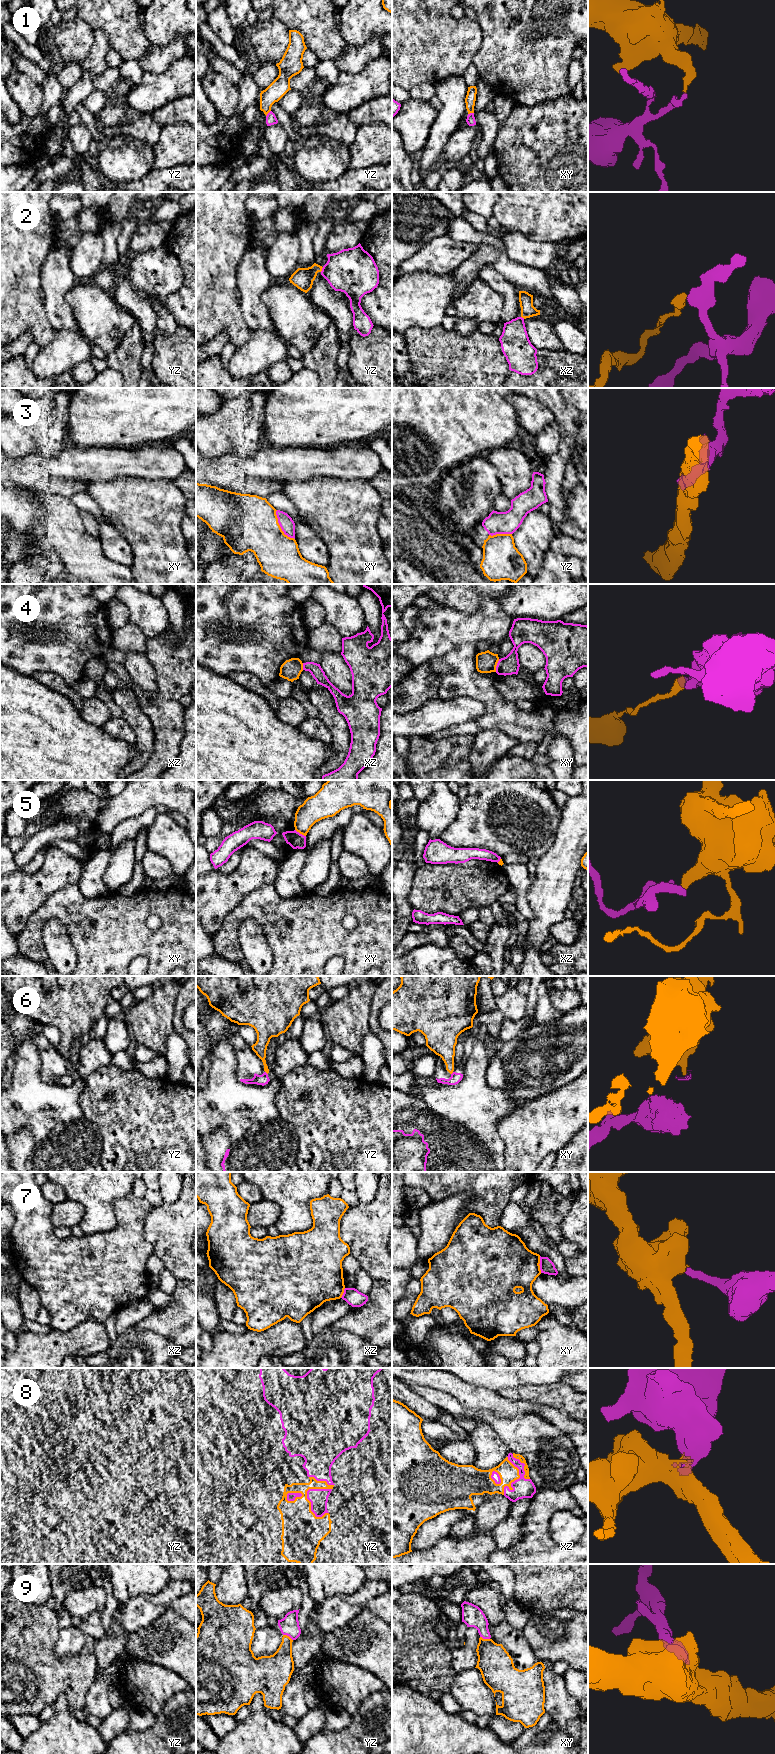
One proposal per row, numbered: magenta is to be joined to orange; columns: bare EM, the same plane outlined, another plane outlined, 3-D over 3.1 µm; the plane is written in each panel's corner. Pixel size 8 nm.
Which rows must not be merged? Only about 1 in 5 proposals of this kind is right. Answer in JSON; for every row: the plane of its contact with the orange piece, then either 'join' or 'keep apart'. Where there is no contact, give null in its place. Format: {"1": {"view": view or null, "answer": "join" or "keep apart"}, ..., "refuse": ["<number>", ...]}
{"1": {"view": "yz", "answer": "keep apart"}, "2": {"view": "yz", "answer": "keep apart"}, "3": {"view": "xy", "answer": "keep apart"}, "4": {"view": "xy", "answer": "keep apart"}, "5": {"view": "xy", "answer": "keep apart"}, "6": {"view": "yz", "answer": "keep apart"}, "7": {"view": "xy", "answer": "keep apart"}, "8": {"view": "yz", "answer": "join"}, "9": {"view": "yz", "answer": "keep apart"}, "refuse": ["1", "2", "3", "4", "5", "6", "7", "9"]}

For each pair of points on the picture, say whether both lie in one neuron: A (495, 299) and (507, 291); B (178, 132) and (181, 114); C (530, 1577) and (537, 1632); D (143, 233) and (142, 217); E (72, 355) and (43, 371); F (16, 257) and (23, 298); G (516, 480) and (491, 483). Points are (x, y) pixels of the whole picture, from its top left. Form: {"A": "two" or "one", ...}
{"A": "two", "B": "two", "C": "two", "D": "two", "E": "one", "F": "one", "G": "two"}

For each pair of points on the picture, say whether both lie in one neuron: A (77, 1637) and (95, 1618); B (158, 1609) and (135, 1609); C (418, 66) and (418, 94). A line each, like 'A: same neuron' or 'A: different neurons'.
A: same neuron
B: same neuron
C: different neurons

